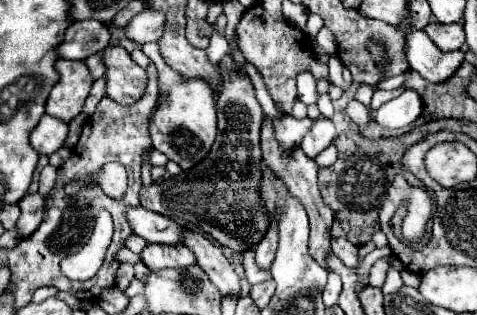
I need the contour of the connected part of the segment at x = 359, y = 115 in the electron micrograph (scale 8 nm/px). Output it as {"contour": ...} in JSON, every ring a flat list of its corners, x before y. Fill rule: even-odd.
{"contour":[[358,100,348,102,348,106,346,106,346,114,348,114,358,126,364,126,364,124,368,122,368,110,366,110,366,106,360,104]]}

